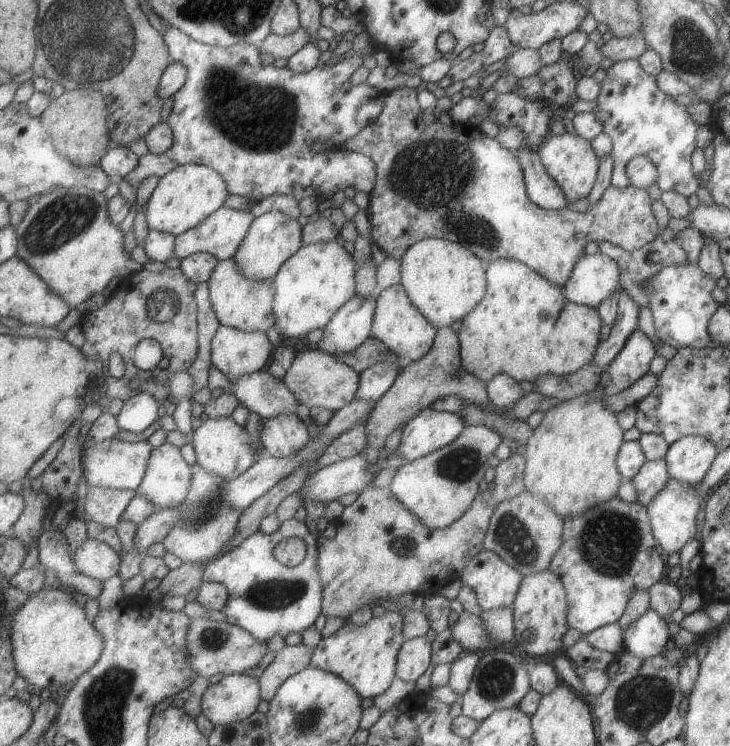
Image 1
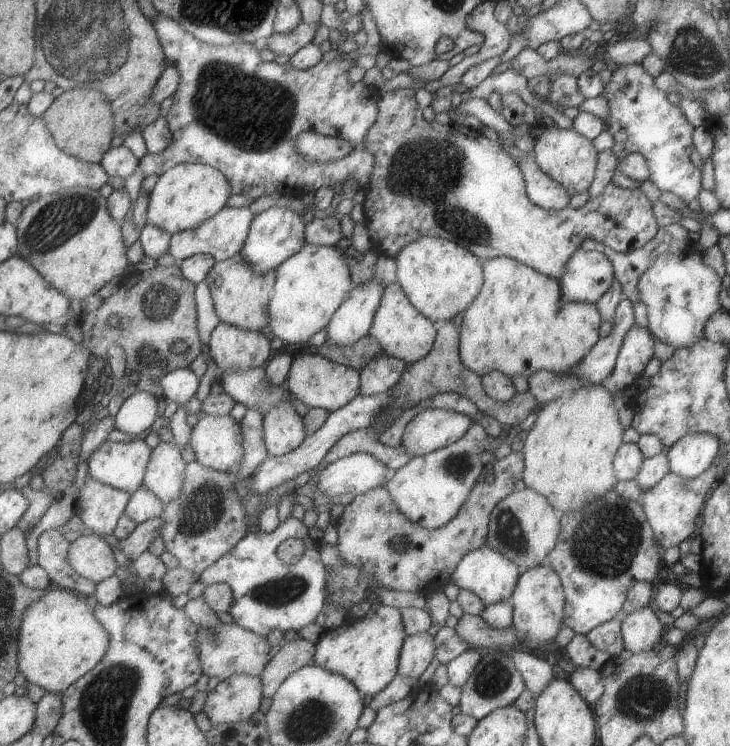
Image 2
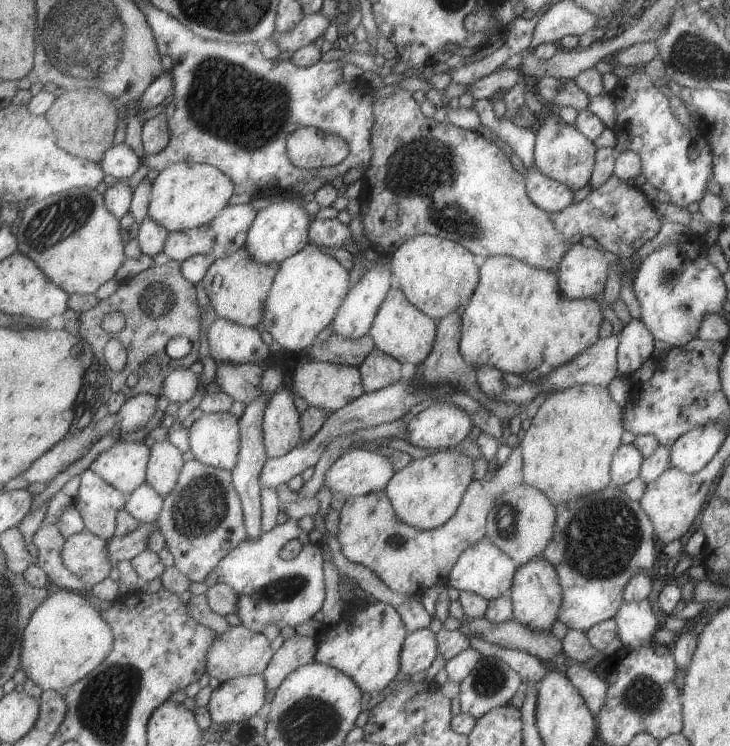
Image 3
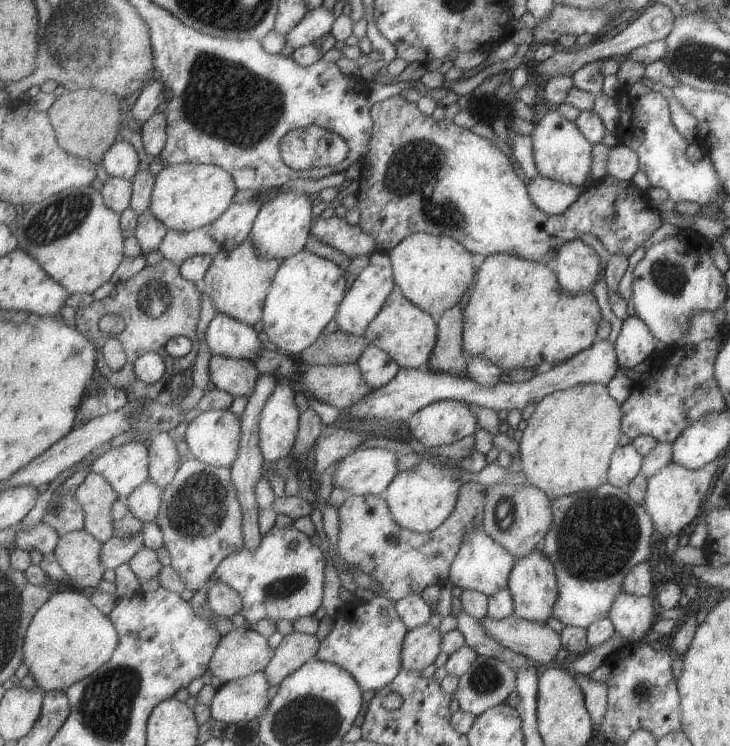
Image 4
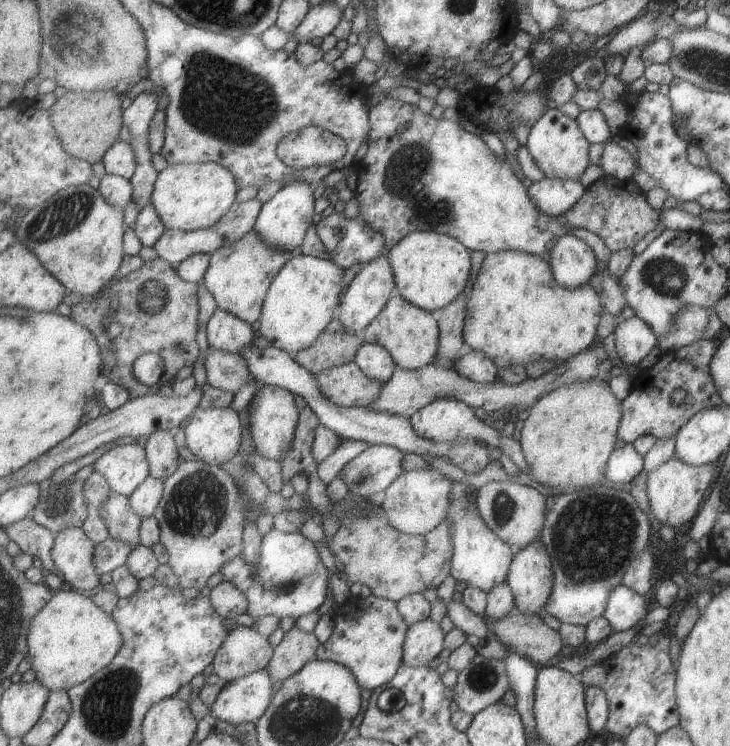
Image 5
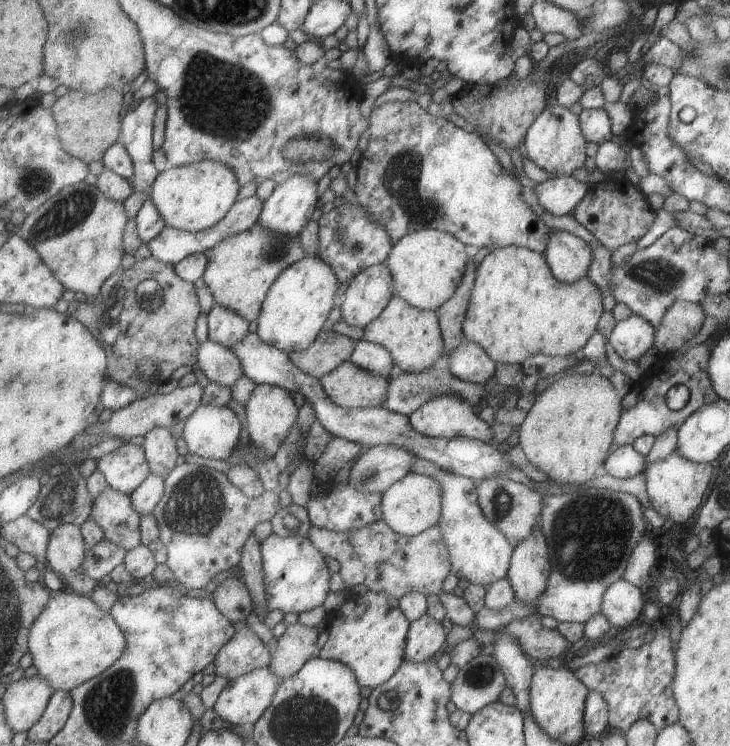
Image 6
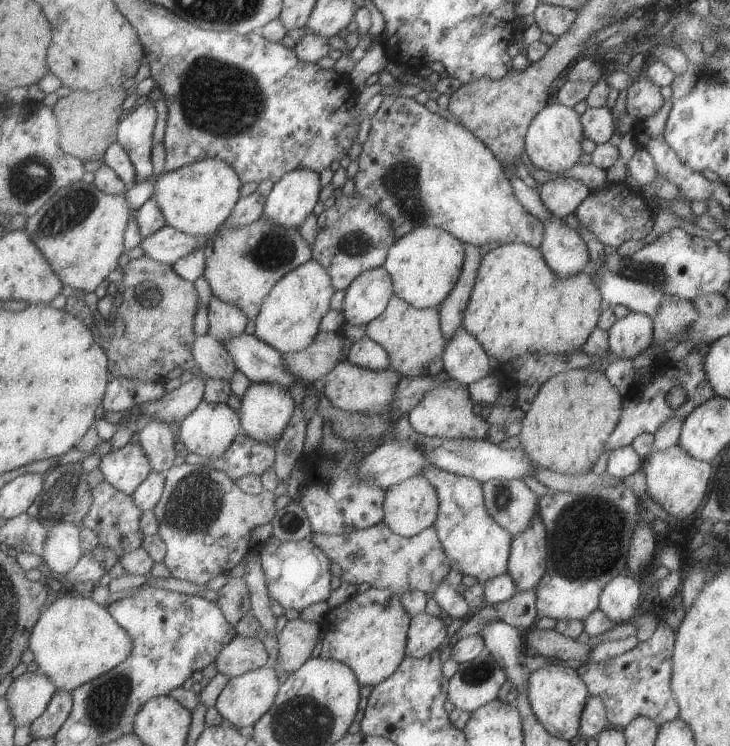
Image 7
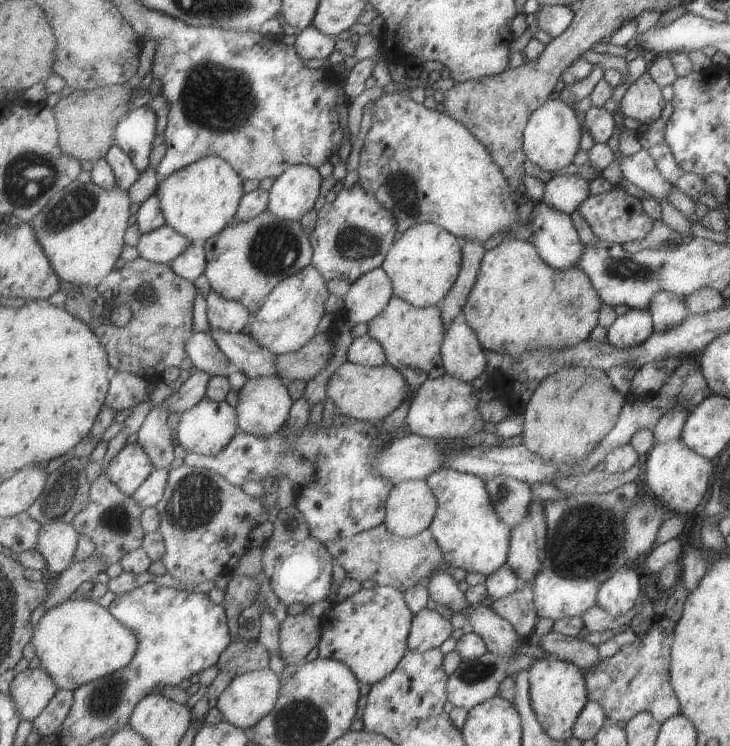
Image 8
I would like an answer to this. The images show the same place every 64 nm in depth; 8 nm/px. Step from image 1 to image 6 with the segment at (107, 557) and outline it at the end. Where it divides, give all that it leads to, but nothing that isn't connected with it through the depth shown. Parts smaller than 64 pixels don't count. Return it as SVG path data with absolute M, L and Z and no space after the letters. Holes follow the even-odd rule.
M72 523L63 524L52 532L46 567L67 578L70 589L92 596L101 584L89 580L82 570L87 552L82 528ZM93 584L96 584L95 588L91 588Z

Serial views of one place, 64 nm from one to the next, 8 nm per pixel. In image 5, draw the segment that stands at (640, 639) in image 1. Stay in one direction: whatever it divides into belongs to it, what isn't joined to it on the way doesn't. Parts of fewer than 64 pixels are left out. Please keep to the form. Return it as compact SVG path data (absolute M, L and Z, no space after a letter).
M619 584L607 596L603 617L615 631L629 630L645 618L649 609L643 595Z

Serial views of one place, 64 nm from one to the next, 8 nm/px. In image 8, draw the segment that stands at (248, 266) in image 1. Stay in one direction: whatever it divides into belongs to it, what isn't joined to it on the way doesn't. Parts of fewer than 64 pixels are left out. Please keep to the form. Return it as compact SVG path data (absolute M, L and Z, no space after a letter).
M300 164L291 166L274 182L269 211L279 218L301 221L319 200L323 176L317 168Z

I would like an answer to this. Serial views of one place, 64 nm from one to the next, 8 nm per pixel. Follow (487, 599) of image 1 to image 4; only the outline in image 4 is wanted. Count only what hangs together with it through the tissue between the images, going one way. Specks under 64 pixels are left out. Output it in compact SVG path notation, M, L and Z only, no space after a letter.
M471 528L463 534L459 550L450 564L447 583L465 590L480 592L485 596L493 596L499 589L508 588L507 579L511 568L515 566L515 559L503 546L493 542L482 528Z

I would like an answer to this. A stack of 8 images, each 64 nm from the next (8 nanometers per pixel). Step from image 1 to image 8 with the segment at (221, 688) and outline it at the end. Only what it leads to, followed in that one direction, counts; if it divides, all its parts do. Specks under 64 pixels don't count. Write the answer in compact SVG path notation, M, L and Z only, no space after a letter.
M271 668L252 671L243 675L237 674L233 682L227 686L227 690L219 697L219 710L223 712L225 720L231 724L245 730L247 728L253 729L277 707L283 686L284 682L280 676L275 674Z

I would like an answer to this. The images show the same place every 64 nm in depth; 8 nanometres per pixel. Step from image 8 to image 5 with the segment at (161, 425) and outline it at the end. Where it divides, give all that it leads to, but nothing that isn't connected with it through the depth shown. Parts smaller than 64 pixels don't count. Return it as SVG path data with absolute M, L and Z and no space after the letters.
M159 430L147 438L145 446L153 478L166 481L179 470L181 458L174 432Z

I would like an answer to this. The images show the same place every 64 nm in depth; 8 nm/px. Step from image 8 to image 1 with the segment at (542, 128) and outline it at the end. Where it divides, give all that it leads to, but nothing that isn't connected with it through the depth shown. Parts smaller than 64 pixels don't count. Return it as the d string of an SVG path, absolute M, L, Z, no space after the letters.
M567 131L559 136L549 134L545 137L545 142L539 144L536 153L539 155L545 172L559 185L568 203L586 199L589 196L595 184L599 162L588 140L577 134L569 134Z

